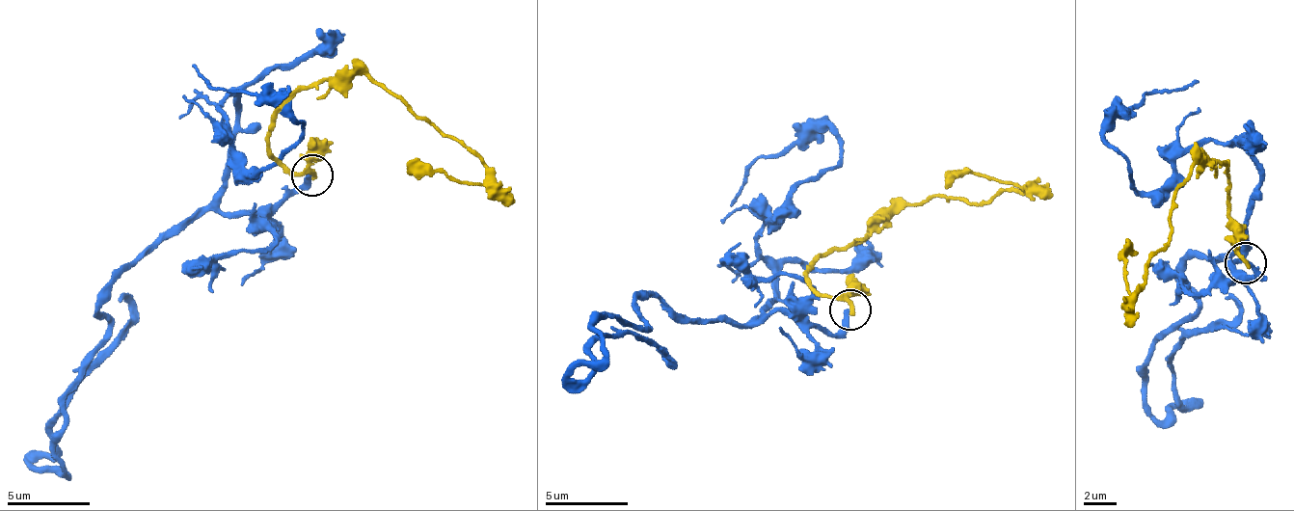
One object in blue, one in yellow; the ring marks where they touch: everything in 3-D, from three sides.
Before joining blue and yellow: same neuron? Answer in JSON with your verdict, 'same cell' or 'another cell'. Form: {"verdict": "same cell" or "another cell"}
{"verdict": "another cell"}

